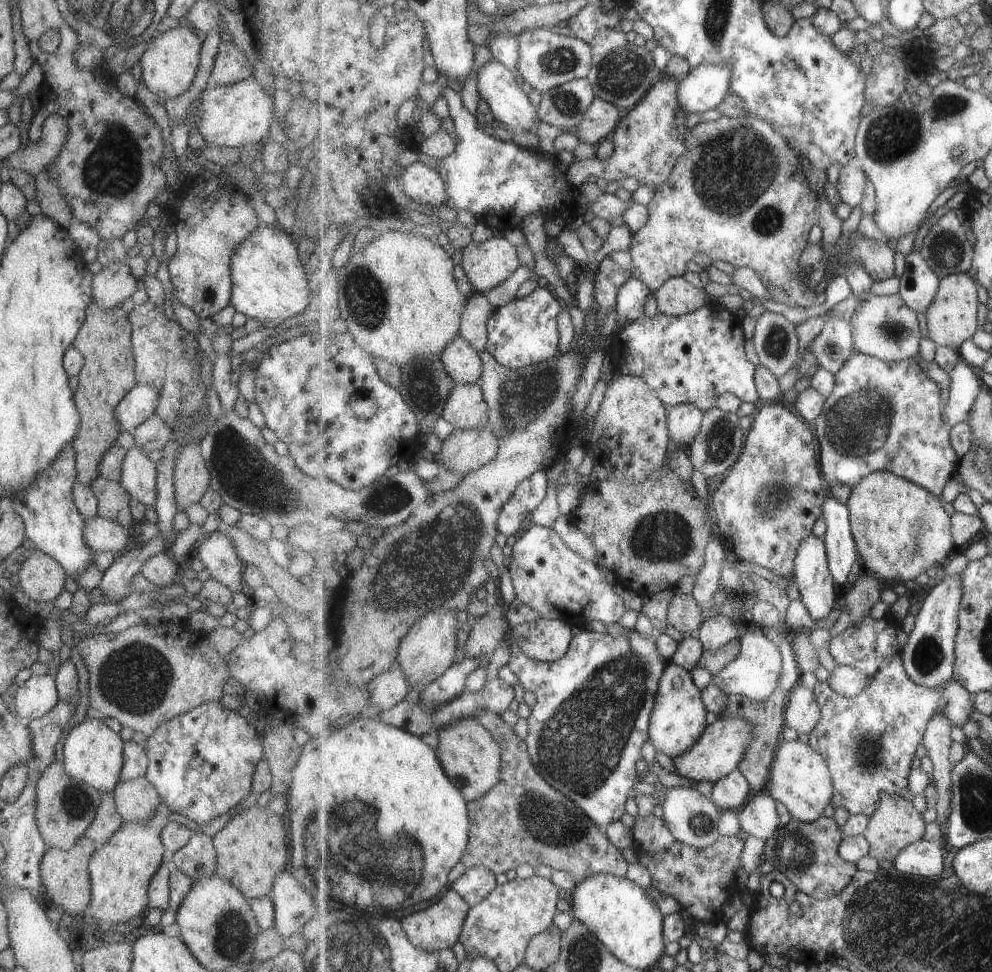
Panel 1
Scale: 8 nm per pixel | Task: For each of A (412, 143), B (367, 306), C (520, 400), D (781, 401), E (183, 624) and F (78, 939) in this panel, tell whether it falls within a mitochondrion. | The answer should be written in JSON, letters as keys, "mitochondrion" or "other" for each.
{"A":"other","B":"mitochondrion","C":"mitochondrion","D":"other","E":"other","F":"other"}

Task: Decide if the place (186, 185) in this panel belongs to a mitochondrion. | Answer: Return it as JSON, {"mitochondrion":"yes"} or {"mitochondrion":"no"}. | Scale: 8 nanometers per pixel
{"mitochondrion":"no"}

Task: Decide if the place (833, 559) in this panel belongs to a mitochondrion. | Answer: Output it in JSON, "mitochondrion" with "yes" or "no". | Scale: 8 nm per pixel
{"mitochondrion":"no"}

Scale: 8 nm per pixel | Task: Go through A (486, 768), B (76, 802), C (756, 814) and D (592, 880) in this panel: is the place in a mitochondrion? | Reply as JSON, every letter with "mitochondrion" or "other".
{"A":"other","B":"mitochondrion","C":"other","D":"other"}

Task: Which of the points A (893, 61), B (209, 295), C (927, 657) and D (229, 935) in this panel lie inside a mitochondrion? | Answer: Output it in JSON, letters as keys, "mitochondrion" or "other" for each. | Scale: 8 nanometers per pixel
{"A":"other","B":"other","C":"mitochondrion","D":"mitochondrion"}

